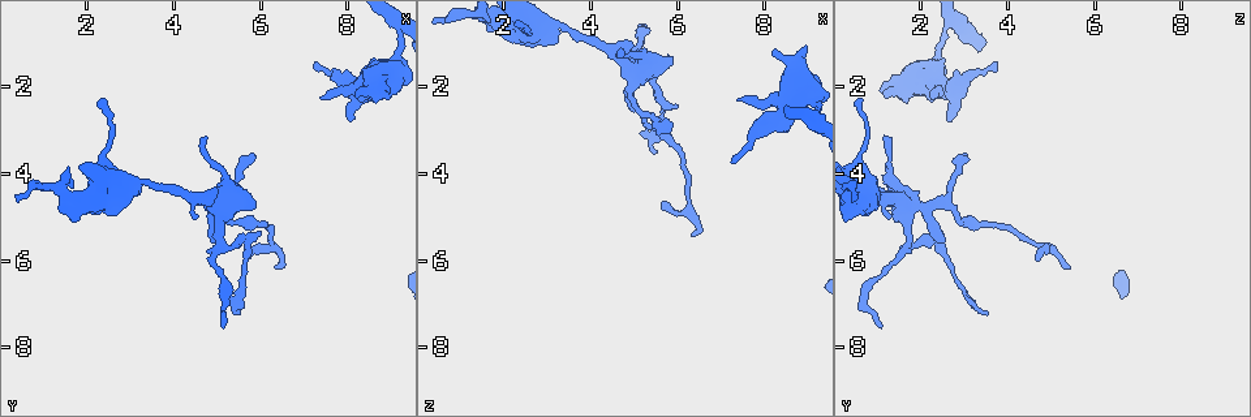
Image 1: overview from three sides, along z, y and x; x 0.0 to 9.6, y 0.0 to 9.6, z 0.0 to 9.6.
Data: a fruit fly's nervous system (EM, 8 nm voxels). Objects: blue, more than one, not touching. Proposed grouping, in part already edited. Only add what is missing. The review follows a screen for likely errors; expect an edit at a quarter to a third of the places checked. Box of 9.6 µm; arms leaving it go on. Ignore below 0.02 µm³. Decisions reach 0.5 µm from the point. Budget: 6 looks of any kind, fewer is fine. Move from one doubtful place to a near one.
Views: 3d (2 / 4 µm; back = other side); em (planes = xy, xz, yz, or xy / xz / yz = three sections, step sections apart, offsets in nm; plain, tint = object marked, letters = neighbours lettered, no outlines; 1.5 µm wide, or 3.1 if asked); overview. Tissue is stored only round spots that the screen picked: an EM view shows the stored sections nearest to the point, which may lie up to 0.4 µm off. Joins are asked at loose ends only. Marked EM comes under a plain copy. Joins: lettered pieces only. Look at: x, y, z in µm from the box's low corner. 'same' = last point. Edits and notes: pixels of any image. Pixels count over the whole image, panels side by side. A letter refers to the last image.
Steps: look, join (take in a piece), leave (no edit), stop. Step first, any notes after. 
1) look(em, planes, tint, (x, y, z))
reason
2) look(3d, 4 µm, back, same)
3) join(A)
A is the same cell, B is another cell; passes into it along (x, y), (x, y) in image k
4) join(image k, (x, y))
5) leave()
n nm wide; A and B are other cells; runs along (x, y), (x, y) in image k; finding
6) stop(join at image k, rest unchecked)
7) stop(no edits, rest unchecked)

look(3d, 4 µm, (5.80, 3.50, 3.05))
branch stops here

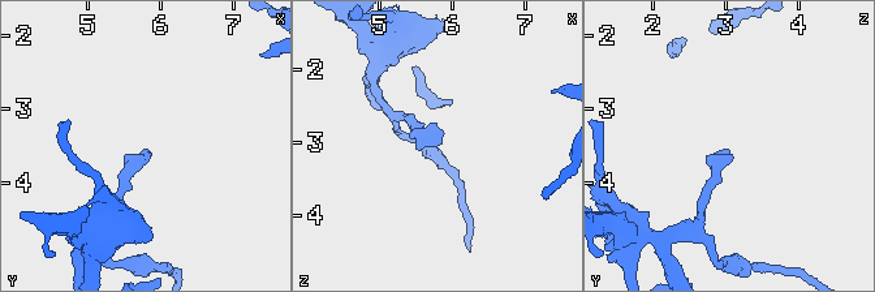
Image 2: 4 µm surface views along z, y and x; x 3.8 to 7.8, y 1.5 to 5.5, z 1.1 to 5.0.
look(em, planes, tint, (5.80, 3.50, 3.00))
shape alone is not enough

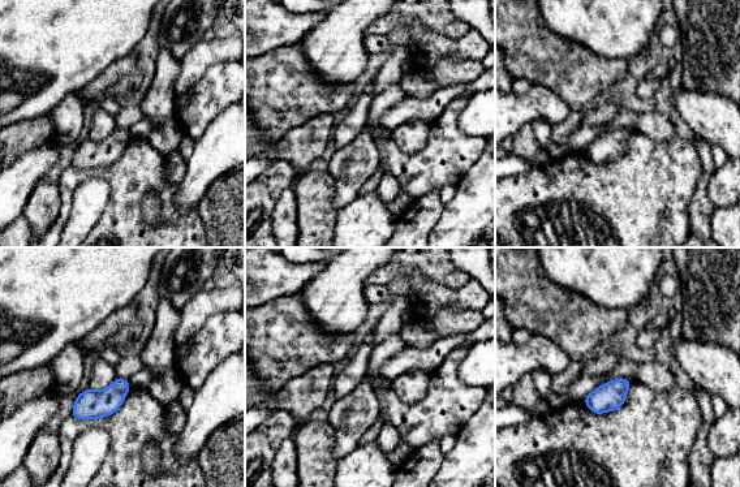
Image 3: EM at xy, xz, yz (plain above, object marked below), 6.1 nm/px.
look(em, planes, letters, same)
what lies round it

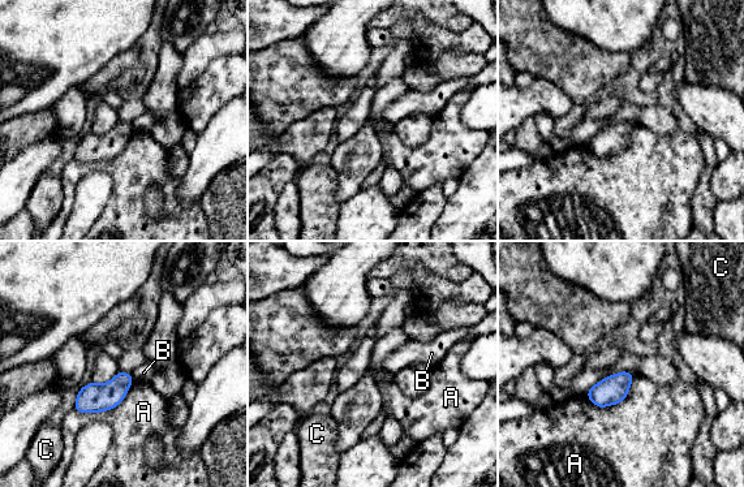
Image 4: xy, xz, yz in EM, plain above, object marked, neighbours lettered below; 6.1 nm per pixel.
leave()
140 nm wide; A, B and C are other cells; border along (129, 374), (133, 379) in image 4; none of them fits

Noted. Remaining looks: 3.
look(em, yz, step 4, tint, (8.05, 2.75, 2.70))
thick end

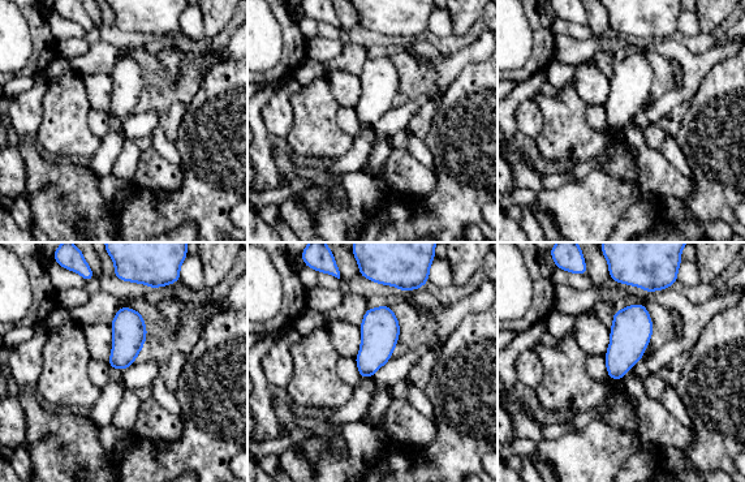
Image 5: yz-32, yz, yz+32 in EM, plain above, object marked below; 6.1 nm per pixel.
look(em, planes, letters, same)

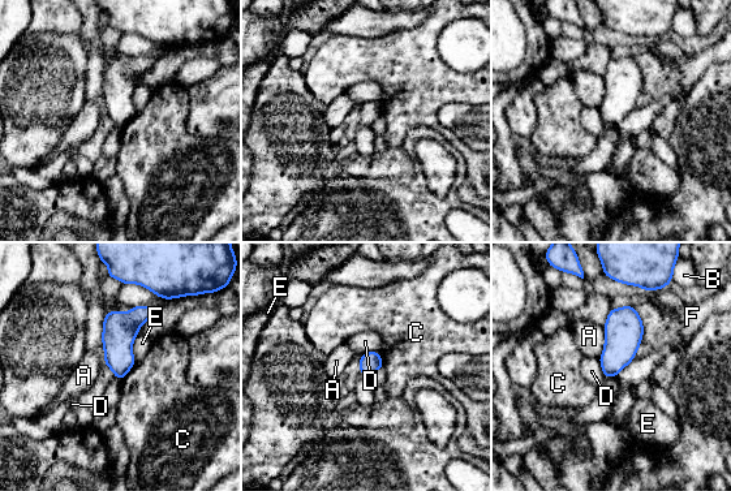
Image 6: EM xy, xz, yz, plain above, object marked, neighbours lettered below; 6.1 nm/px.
leave()
A, B, C, D, E and F are other cells; border along (635, 358), (614, 377) in image 6; no lettered piece goes on from it

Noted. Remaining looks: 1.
look(em, xy, step 4, letters, (5.15, 7.60, 1.10))
an open end

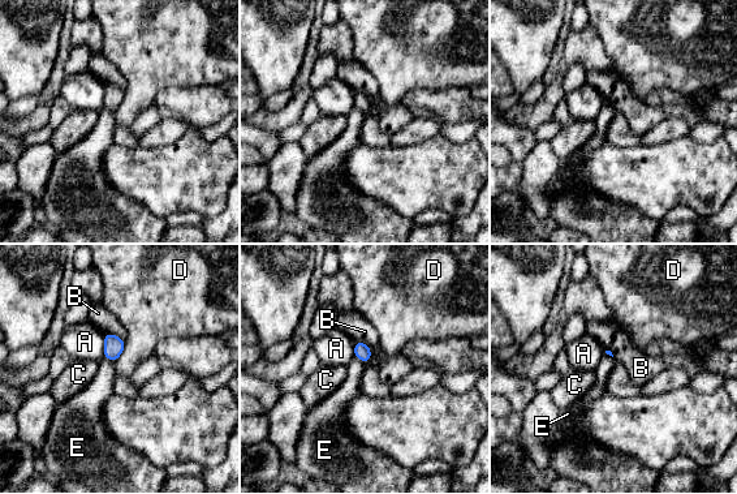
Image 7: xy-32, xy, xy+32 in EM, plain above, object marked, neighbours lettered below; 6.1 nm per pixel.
leave()
A, B, C, D and E are other cells; border along (354, 356), (366, 364) in image 7; none of them fits

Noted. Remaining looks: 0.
stop(no edits, rest unchecked)

